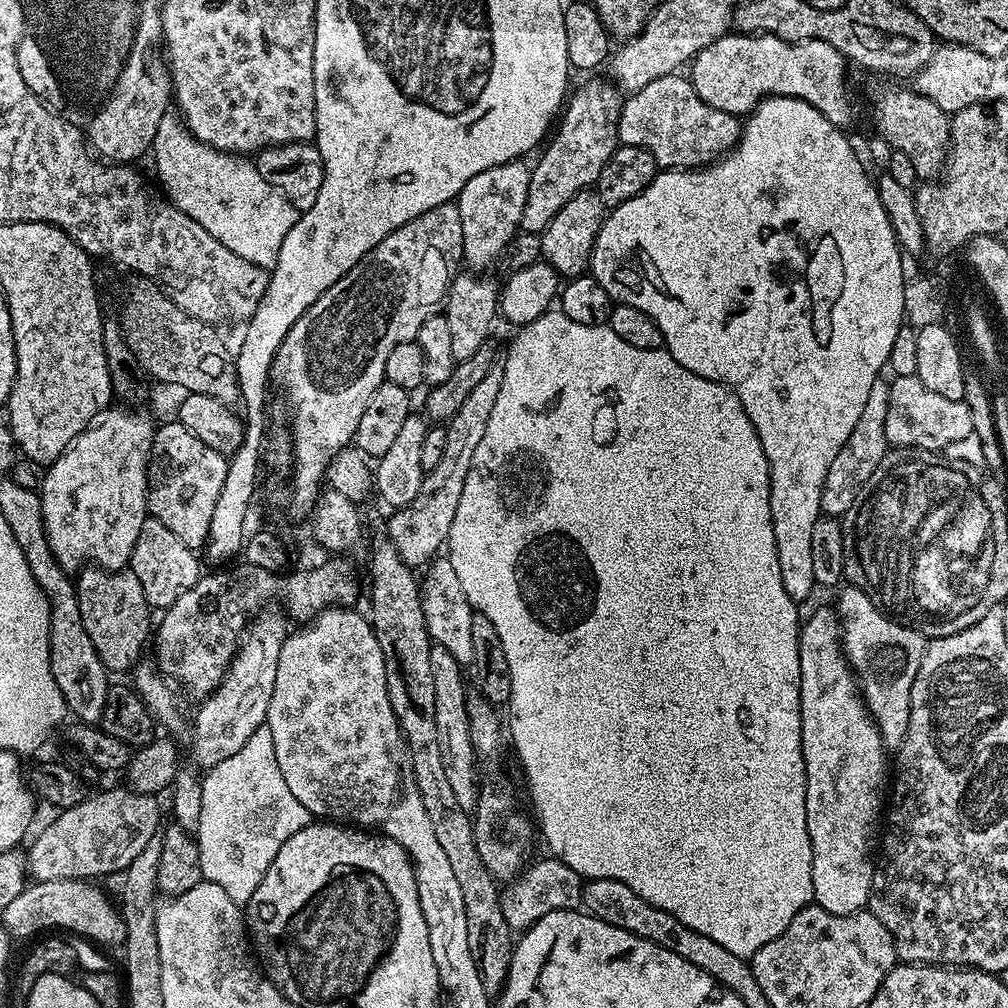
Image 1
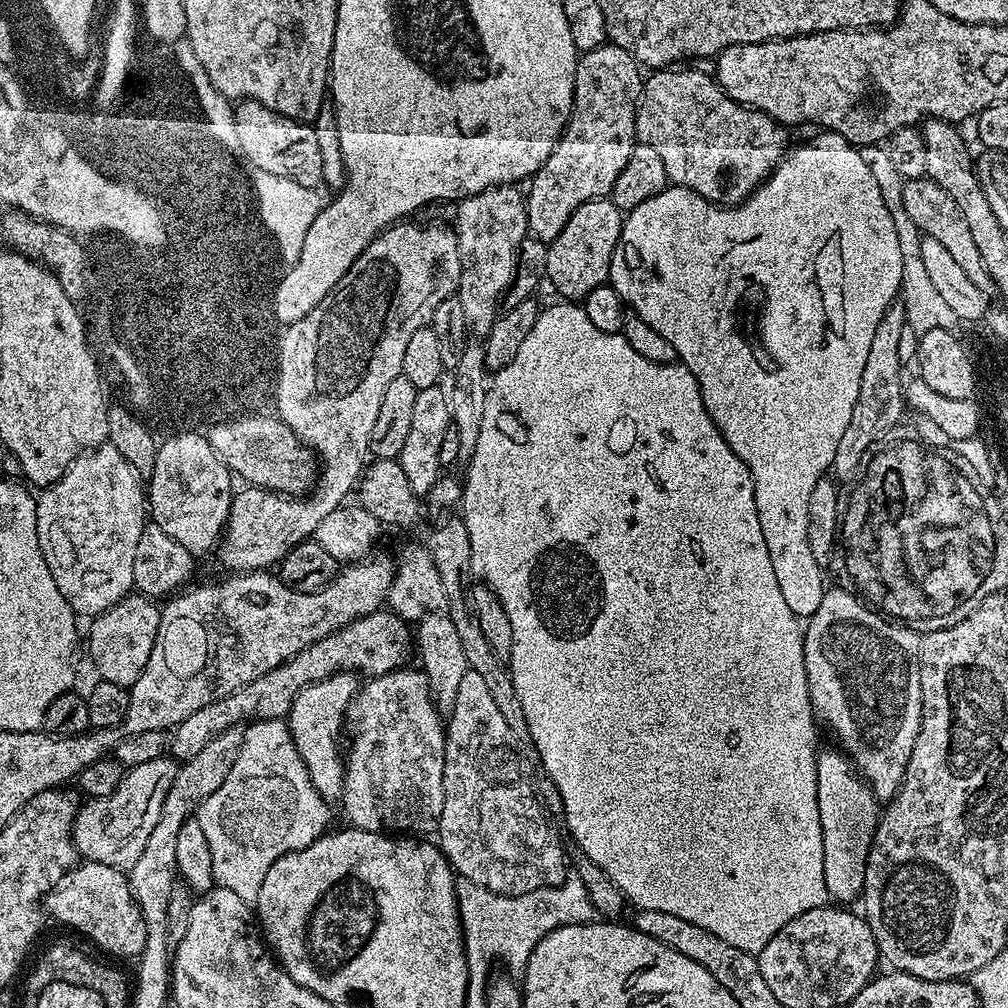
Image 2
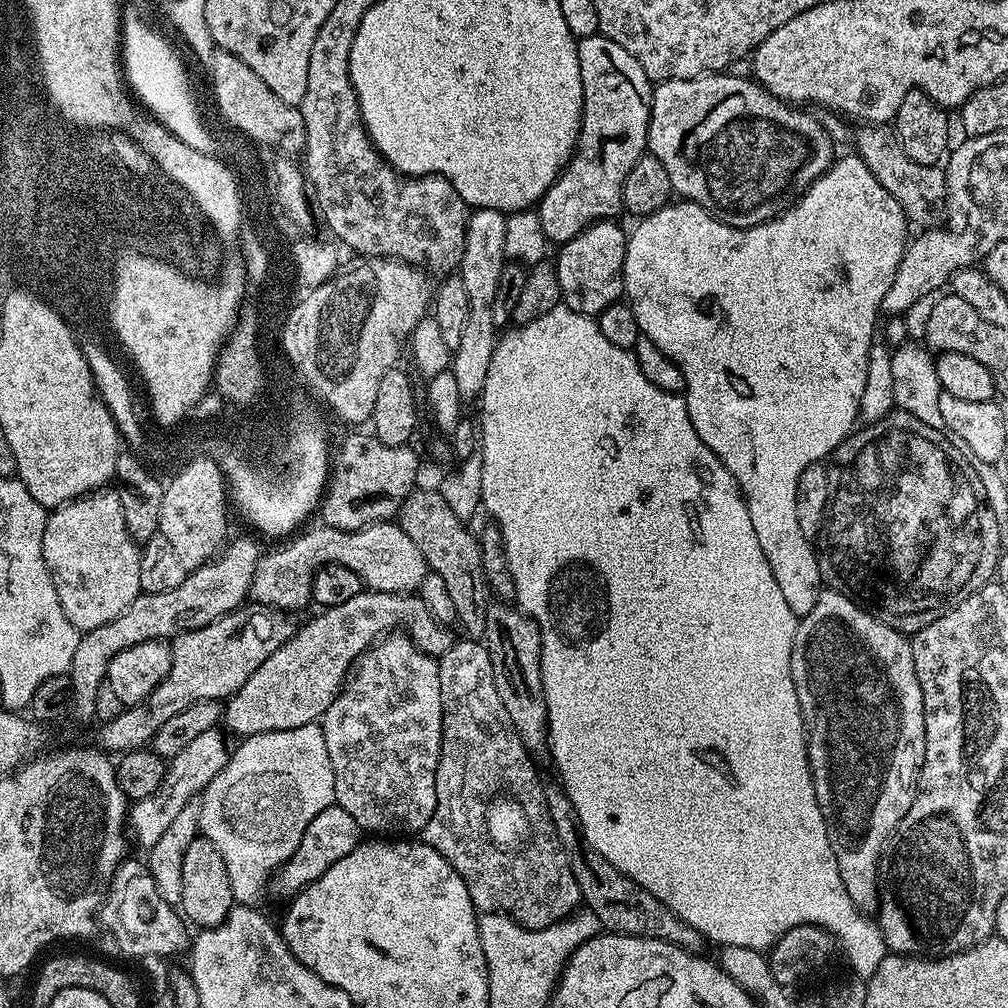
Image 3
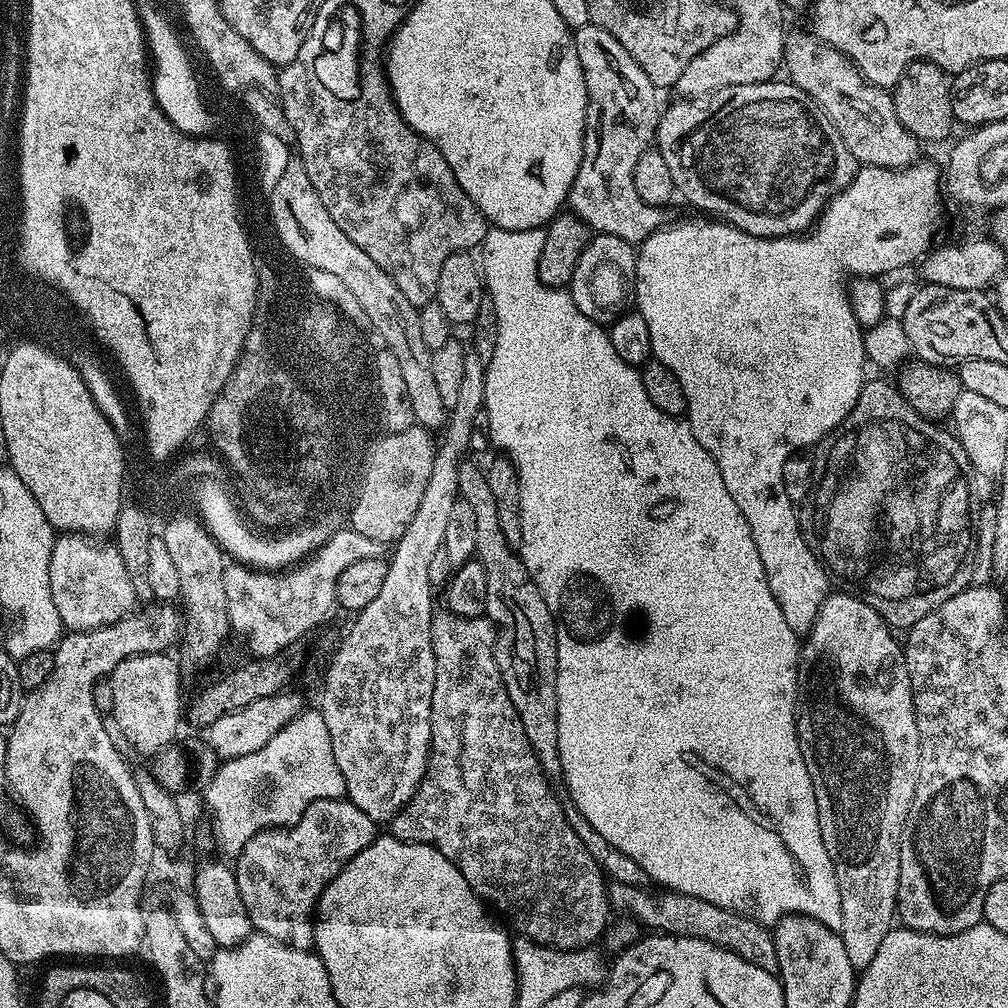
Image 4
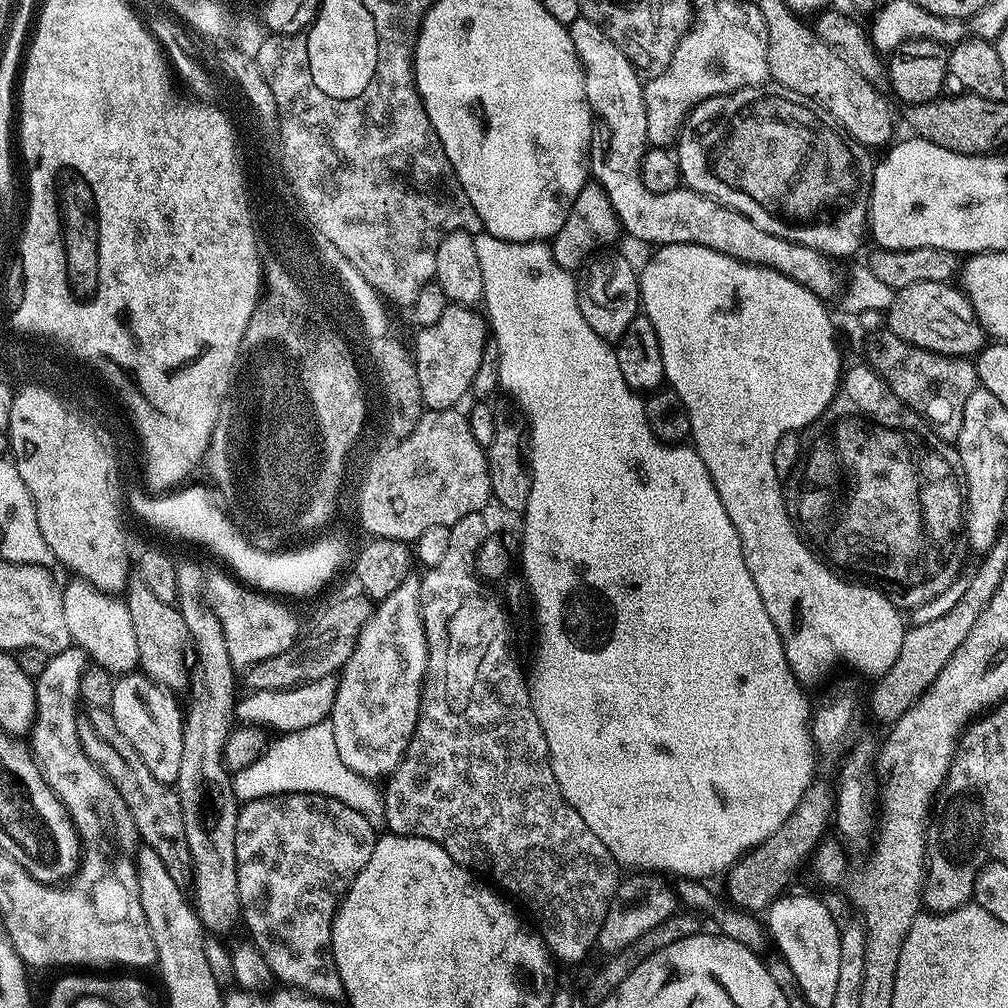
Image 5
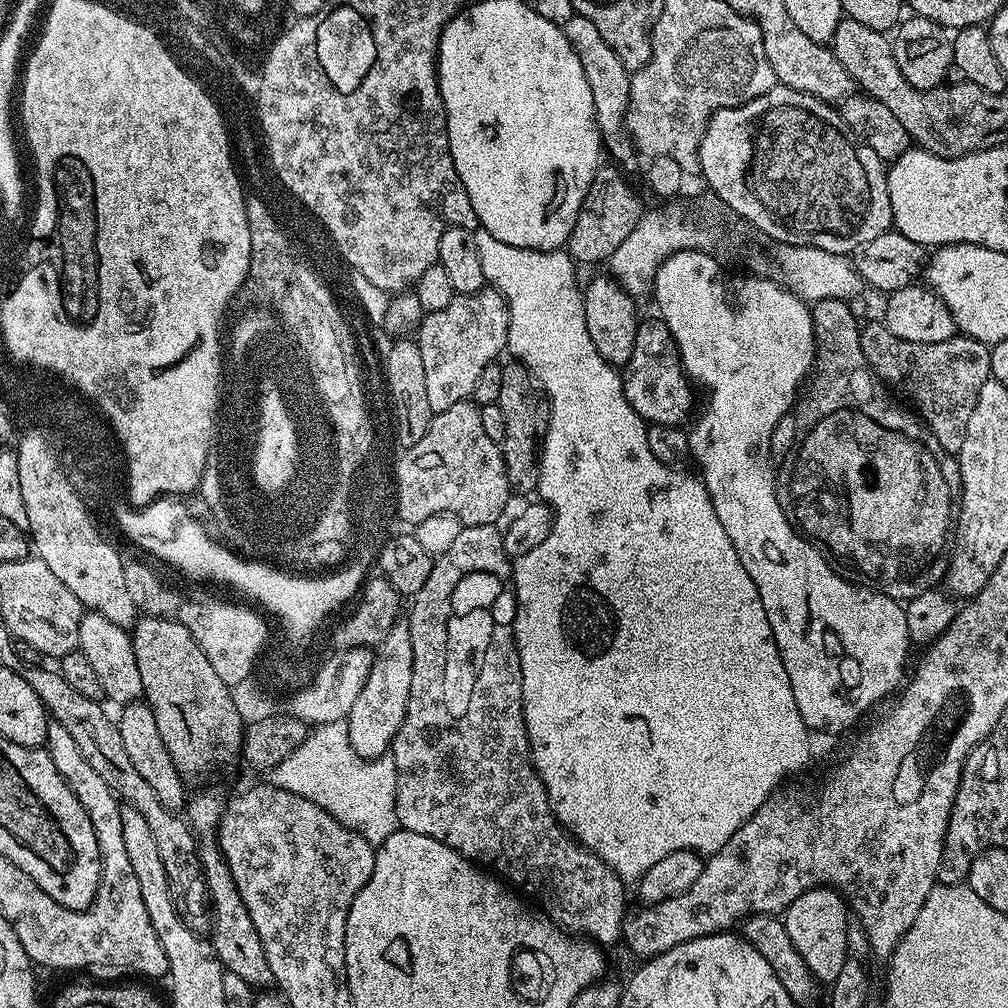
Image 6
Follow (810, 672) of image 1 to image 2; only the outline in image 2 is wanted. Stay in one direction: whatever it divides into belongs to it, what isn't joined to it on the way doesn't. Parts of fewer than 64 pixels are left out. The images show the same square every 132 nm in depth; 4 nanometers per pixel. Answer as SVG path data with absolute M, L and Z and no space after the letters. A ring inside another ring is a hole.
M839 750L821 751L816 758L818 770L818 818L822 822L822 866L826 874L826 888L833 901L848 902L861 895L866 882L866 862L870 854L872 839L876 833L876 825L882 815L881 801L872 793L872 787L863 776L852 767L851 760Z

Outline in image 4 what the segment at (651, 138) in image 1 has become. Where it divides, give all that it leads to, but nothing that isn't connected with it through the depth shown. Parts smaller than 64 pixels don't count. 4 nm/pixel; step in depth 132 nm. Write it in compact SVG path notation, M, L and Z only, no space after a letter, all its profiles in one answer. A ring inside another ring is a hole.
M773 78L765 80L763 84L726 86L707 92L705 96L677 99L675 101L677 104L663 109L660 124L656 127L654 144L659 148L662 158L666 158L666 166L670 166L670 175L674 177L677 193L681 197L684 195L692 204L729 204L732 209L729 210L727 219L741 232L746 232L750 236L795 236L807 233L815 225L826 205L839 192L846 190L846 186L850 186L850 182L856 177L858 171L854 154L846 150L846 142L842 142L842 138L834 130L832 123L824 117L820 107L797 84L781 80Z

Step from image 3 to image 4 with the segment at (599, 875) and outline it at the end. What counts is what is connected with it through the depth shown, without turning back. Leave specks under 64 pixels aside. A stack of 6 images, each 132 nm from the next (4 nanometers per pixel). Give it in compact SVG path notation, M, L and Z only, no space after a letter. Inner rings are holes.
M609 883L608 902L611 911L613 913L620 912L616 914L636 920L643 929L651 930L653 933L666 936L693 936L699 940L722 946L734 954L746 958L746 962L754 962L754 966L758 966L762 970L773 974L779 973L780 967L778 966L778 954L776 953L776 942L773 933L759 921L738 912L731 912L729 908L714 906L702 898L694 898L693 896L687 896L681 892L671 890L655 890L656 892L651 892L650 889L651 887L648 886L640 887Z

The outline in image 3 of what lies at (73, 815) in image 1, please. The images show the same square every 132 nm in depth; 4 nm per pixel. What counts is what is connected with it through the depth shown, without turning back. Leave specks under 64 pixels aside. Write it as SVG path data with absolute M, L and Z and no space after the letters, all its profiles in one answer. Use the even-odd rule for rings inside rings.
M219 727L206 730L206 734L198 734L177 756L171 757L167 765L164 781L160 784L160 789L141 800L135 801L128 809L127 827L130 829L130 836L141 844L144 850L152 848L158 838L162 838L166 826L178 818L182 806L186 806L188 801L199 797L203 793L211 780L224 769L230 755L230 744L224 741L225 733Z

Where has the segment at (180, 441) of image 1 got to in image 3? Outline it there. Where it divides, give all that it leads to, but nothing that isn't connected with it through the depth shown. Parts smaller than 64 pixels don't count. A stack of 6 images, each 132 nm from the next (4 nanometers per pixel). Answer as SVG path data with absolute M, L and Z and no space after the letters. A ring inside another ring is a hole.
M207 458L189 460L171 479L164 484L159 535L174 546L178 562L191 570L207 564L224 547L229 535L230 493L218 464Z

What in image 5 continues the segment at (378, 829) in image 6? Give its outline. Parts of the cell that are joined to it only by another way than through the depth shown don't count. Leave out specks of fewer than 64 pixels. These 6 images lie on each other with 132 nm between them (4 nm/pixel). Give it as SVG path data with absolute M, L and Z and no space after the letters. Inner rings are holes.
M331 723L306 726L306 730L285 732L275 739L257 760L246 766L246 770L232 776L232 788L236 792L237 801L251 802L283 798L293 792L313 792L338 798L338 802L346 802L350 810L358 810L358 814L362 814L374 825L383 821L384 797L381 789L373 781L347 768L338 758L338 746L334 746Z

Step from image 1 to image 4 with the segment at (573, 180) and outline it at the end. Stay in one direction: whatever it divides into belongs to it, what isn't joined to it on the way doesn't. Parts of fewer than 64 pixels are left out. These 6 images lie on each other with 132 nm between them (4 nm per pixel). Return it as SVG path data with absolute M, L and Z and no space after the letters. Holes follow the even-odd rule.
M587 24L575 29L578 62L582 62L582 70L586 78L588 91L588 111L584 126L584 153L578 174L574 178L572 188L568 191L567 207L579 216L593 233L622 238L628 244L639 246L646 238L650 238L665 227L665 209L646 206L642 198L638 198L638 190L634 190L634 166L638 158L656 139L656 127L660 124L661 105L656 105L658 90L646 78L642 66L622 50L622 42L614 38L614 34L606 34L597 24Z

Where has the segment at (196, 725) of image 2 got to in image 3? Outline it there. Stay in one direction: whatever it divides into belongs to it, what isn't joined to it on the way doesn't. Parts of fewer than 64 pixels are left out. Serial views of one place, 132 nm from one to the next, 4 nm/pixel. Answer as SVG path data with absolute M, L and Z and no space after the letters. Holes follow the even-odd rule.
M362 590L354 594L354 598L346 598L346 602L320 610L313 620L306 621L301 628L299 625L293 631L292 637L282 646L278 646L278 650L274 650L274 654L270 654L270 658L266 658L266 662L262 662L262 666L258 666L258 670L250 674L250 678L246 678L244 685L233 696L228 697L224 704L223 727L229 733L232 731L236 738L243 738L278 730L294 730L298 726L317 723L330 702L334 702L334 698L344 687L361 654L367 652L385 634L391 633L395 624L408 624L407 635L412 637L413 642L423 652L433 658L443 656L444 651L454 643L453 637L448 637L440 629L443 628L441 621L432 617L419 595Z

